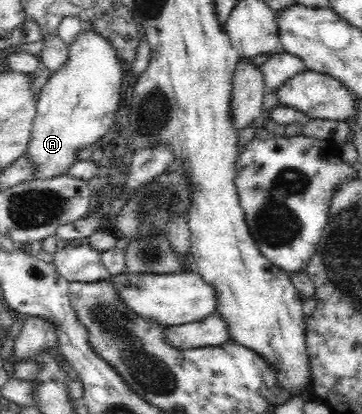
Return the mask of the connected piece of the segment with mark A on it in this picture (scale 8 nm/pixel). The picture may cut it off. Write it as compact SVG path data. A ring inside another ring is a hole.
M81 23L82 29L76 35L71 43L68 43L68 61L54 73L51 73L48 77L48 81L45 82L42 89L39 92L37 98L37 111L34 117L33 129L32 129L32 140L29 142L28 150L25 152L24 156L28 156L29 160L33 163L34 176L33 180L46 180L47 178L59 177L60 175L66 174L68 166L74 165L78 160L79 150L86 149L88 146L94 144L98 141L104 134L106 134L110 128L113 126L113 120L116 116L120 115L116 108L118 108L118 100L120 100L120 86L122 86L123 76L126 73L124 67L120 63L120 59L117 58L117 53L112 48L112 45L97 33L94 29L89 28L88 24Z

